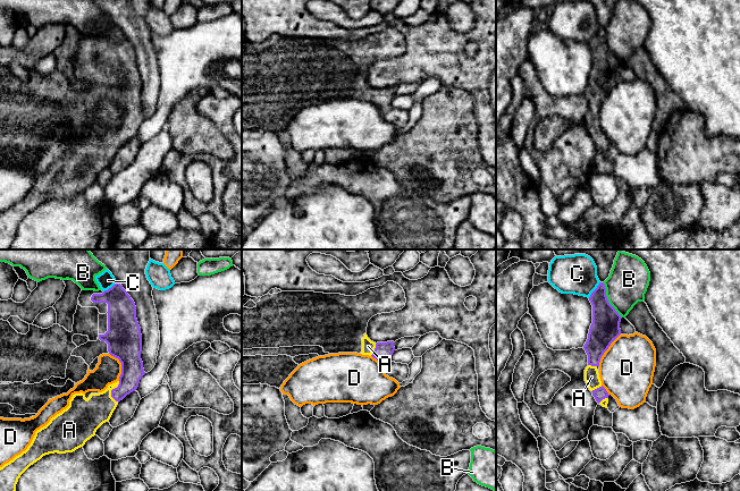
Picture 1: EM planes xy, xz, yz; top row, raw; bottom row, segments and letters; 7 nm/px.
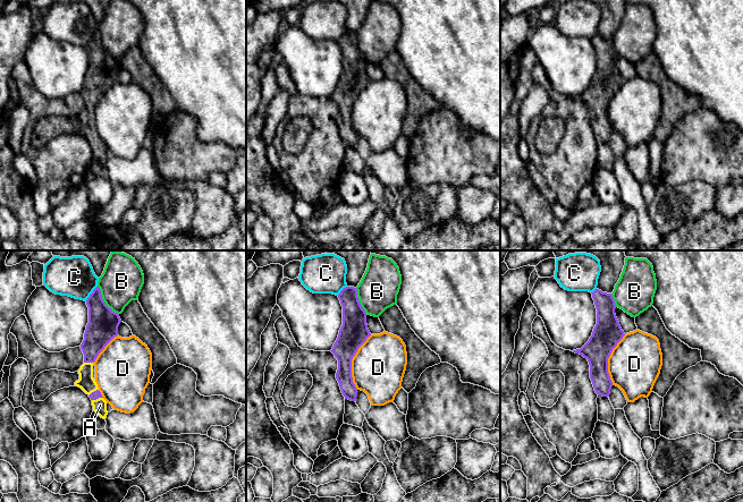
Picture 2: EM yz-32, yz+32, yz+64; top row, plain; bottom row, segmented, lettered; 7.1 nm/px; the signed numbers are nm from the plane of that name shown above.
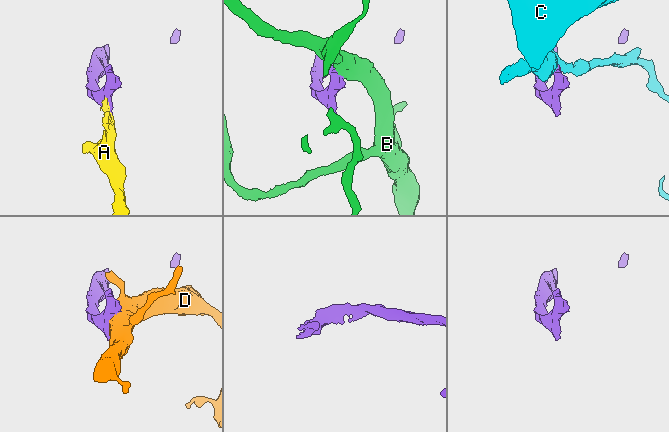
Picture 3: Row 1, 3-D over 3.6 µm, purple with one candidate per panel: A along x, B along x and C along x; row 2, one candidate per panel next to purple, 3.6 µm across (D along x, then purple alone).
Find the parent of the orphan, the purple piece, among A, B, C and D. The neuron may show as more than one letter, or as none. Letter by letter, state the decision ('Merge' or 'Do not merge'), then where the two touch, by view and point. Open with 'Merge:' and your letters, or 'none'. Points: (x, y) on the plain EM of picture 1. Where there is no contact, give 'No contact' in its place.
Merge: A
A: Merge. Touches purple at xy (111, 137)
B: Do not merge. Touches purple at yz (607, 45)
C: Do not merge. Touches purple at yz (595, 35)
D: Do not merge. Touches purple at yz (607, 94)

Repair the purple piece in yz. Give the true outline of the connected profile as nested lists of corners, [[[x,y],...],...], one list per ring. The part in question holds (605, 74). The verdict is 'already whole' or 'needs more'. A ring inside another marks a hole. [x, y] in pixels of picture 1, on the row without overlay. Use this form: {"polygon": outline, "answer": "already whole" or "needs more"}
{"polygon": [[[599,28],[591,39],[589,46],[592,51],[592,69],[588,85],[583,92],[588,101],[588,112],[585,116],[585,127],[596,147],[607,154],[608,138],[602,132],[597,113],[604,99],[621,81],[620,68],[622,62],[609,50],[604,28]]], "answer": "needs more"}

